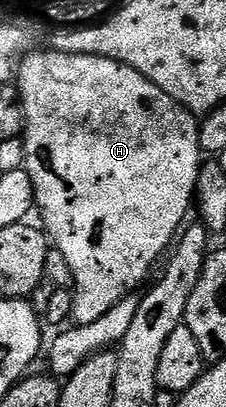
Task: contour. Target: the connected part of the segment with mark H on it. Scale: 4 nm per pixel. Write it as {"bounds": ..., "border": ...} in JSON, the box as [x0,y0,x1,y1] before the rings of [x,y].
{"bounds":[17,50,205,327],"border":[[[46,50],[40,55],[28,54],[17,71],[19,101],[23,105],[25,120],[25,130],[22,134],[27,150],[25,170],[33,181],[35,205],[38,214],[43,214],[42,226],[54,250],[62,255],[72,271],[75,304],[71,314],[74,322],[84,327],[93,321],[101,321],[101,317],[105,317],[109,309],[113,309],[126,295],[139,289],[135,287],[141,286],[146,281],[151,266],[159,258],[160,260],[164,258],[165,252],[172,246],[173,240],[180,234],[184,224],[188,222],[187,214],[190,211],[192,214],[193,204],[196,202],[195,186],[199,180],[199,169],[205,162],[205,152],[199,145],[199,119],[177,101],[173,101],[173,97],[166,95],[157,85],[153,85],[153,81],[137,73],[137,69],[96,55],[70,55],[64,51]]]}

